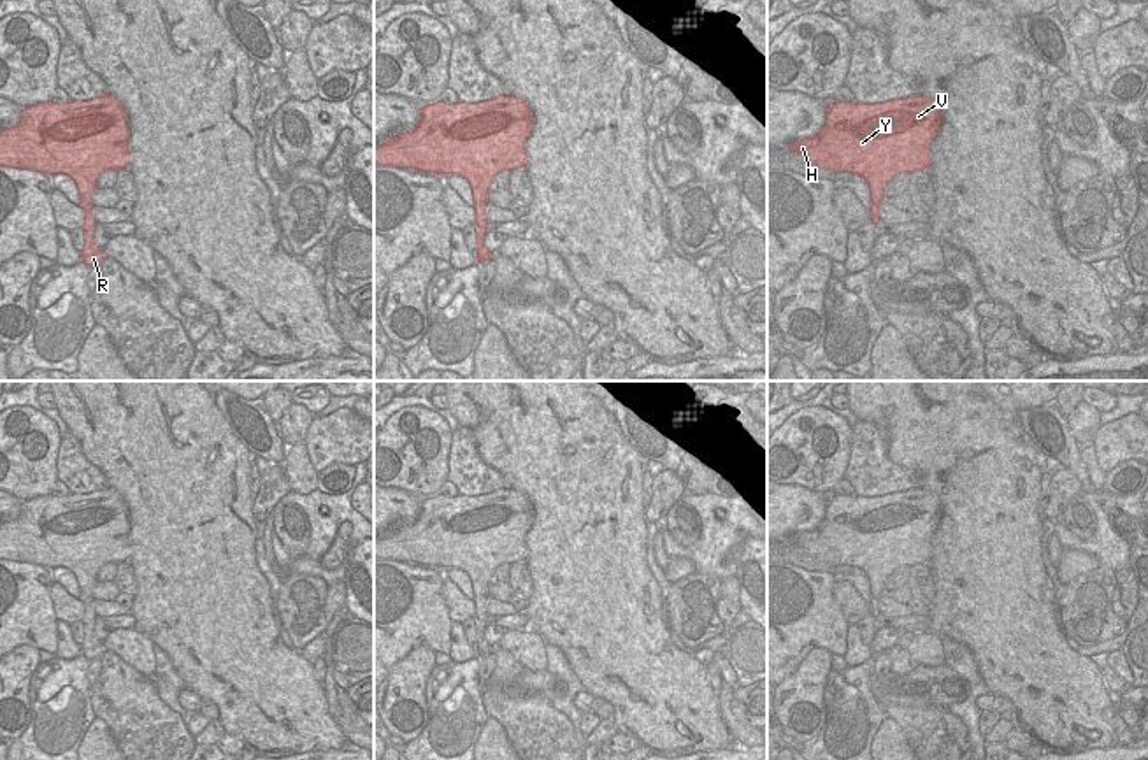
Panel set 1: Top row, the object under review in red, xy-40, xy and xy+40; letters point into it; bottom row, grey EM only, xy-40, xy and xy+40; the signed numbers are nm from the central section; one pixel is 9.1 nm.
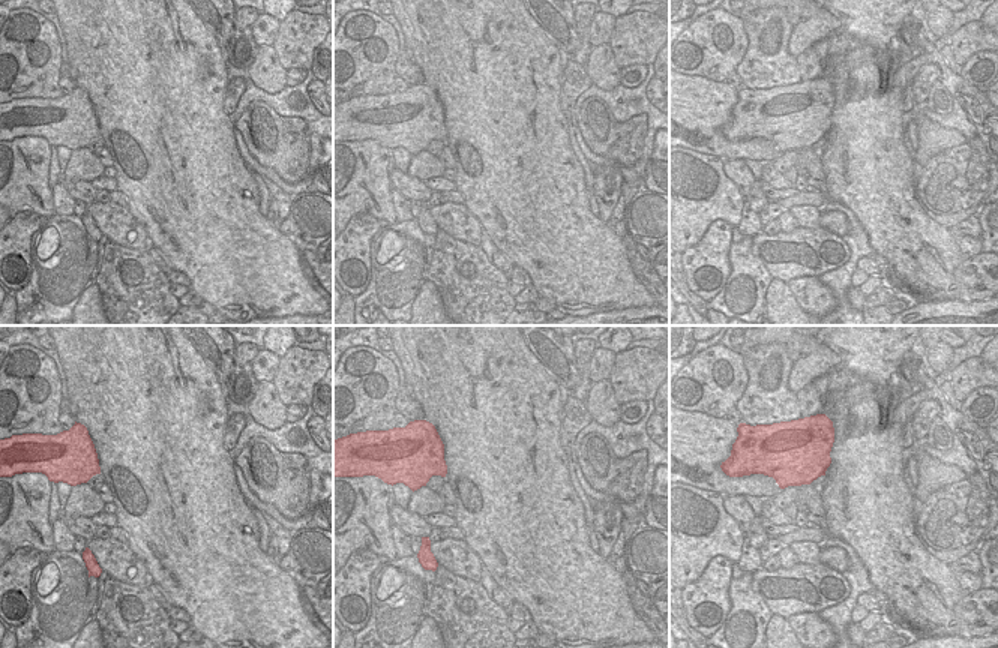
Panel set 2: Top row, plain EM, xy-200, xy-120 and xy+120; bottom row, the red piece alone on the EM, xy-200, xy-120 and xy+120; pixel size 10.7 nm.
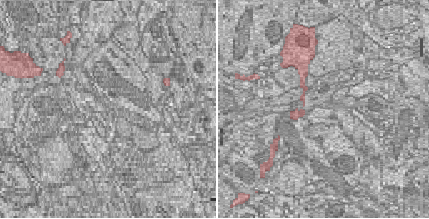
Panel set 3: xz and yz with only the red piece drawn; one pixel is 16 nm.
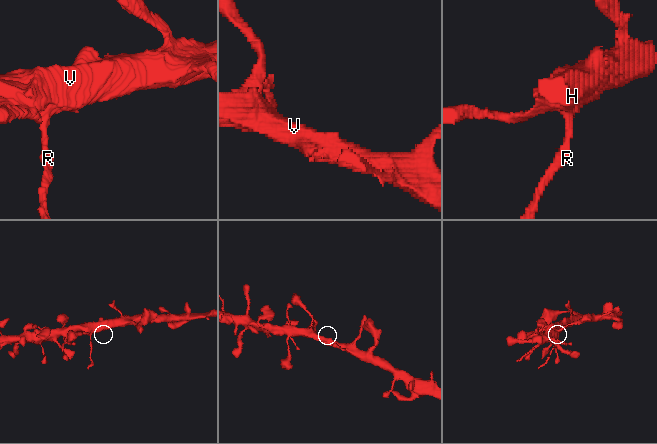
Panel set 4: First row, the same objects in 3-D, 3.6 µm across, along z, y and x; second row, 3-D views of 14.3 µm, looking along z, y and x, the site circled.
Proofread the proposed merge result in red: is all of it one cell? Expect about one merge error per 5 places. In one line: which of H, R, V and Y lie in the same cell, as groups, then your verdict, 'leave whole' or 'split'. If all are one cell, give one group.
H V Y / R | split

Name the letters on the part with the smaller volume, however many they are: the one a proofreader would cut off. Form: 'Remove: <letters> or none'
Remove: R.

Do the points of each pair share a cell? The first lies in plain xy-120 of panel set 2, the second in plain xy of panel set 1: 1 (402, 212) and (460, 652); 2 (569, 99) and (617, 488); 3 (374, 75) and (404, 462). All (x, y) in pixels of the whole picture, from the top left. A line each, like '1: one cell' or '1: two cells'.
1: one cell
2: two cells
3: one cell

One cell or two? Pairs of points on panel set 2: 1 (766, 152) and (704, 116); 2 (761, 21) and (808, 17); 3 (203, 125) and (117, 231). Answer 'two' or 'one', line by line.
1: one
2: two
3: two

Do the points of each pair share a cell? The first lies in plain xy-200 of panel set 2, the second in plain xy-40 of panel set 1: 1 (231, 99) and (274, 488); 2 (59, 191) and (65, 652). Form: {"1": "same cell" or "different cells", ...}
{"1": "same cell", "2": "same cell"}

